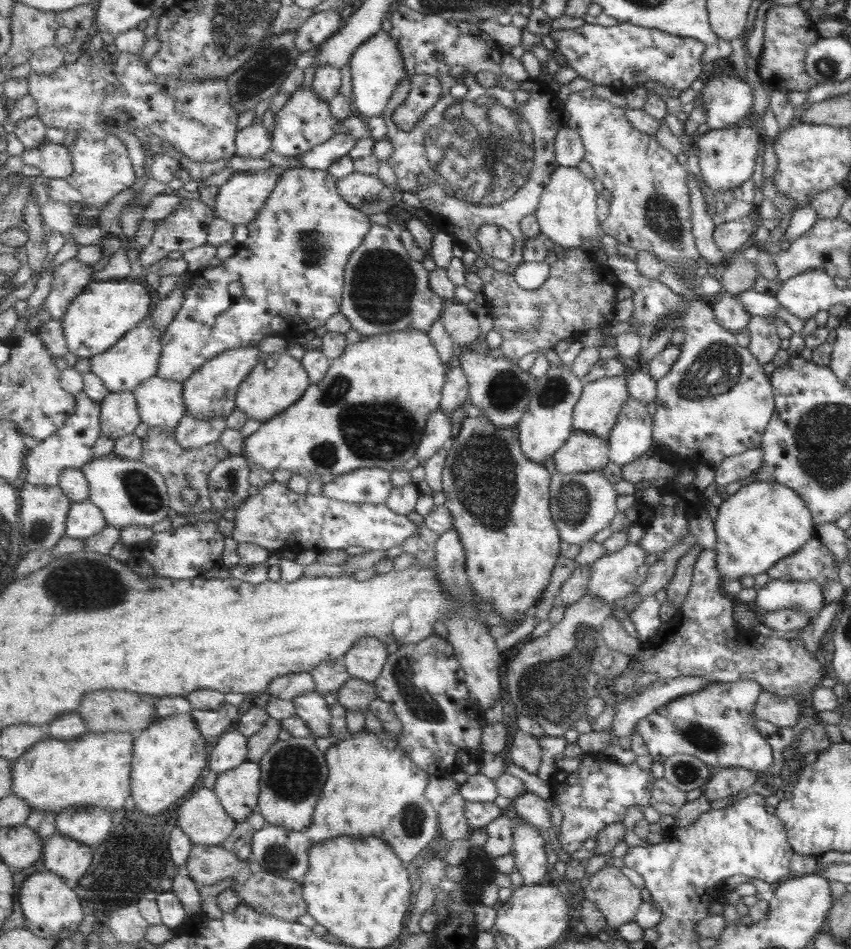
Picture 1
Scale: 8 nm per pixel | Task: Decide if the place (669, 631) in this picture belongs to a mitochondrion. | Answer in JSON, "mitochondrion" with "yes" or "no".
{"mitochondrion":"no"}

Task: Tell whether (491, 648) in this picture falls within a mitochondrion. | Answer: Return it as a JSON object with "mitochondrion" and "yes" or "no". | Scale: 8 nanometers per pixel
{"mitochondrion":"no"}

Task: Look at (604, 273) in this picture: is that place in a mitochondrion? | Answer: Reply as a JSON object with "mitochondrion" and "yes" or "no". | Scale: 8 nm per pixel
{"mitochondrion":"no"}

